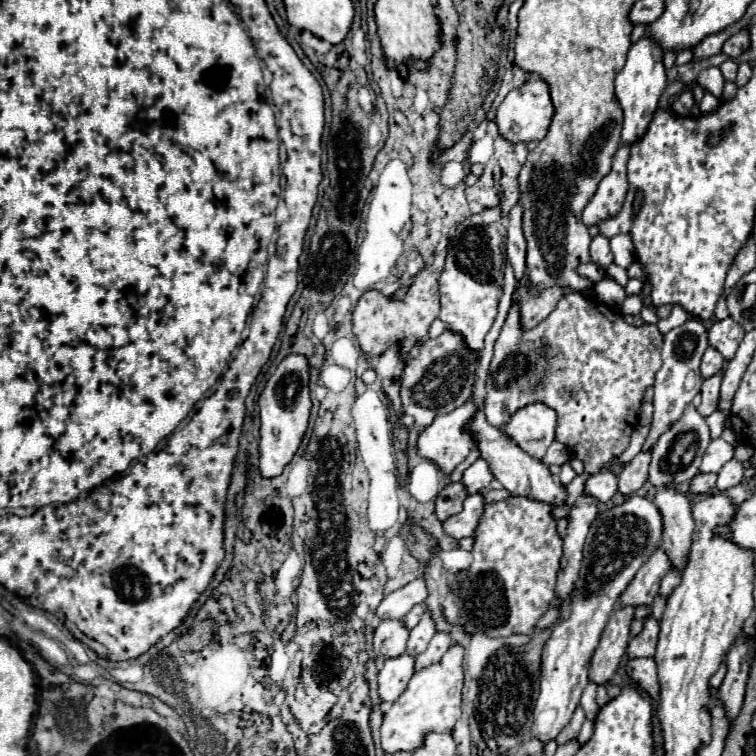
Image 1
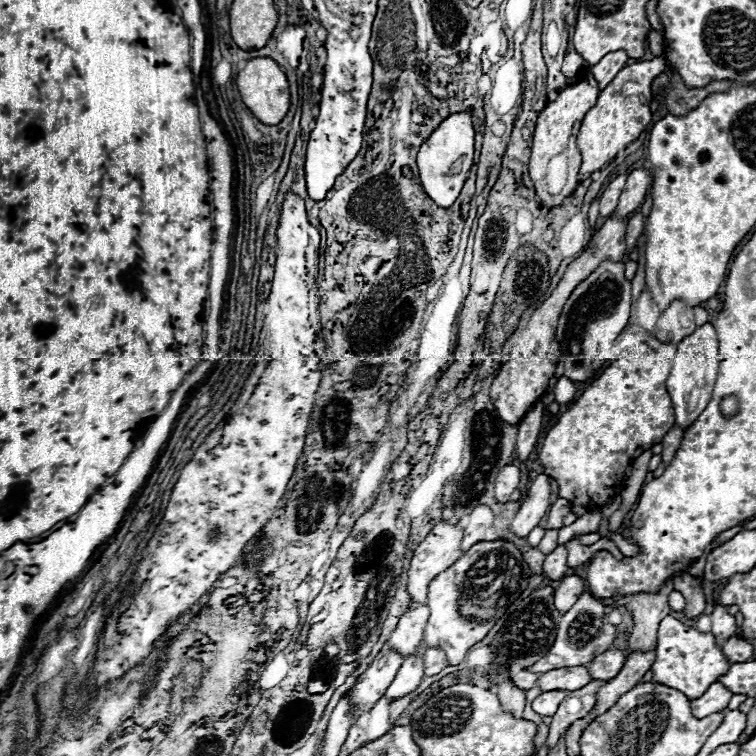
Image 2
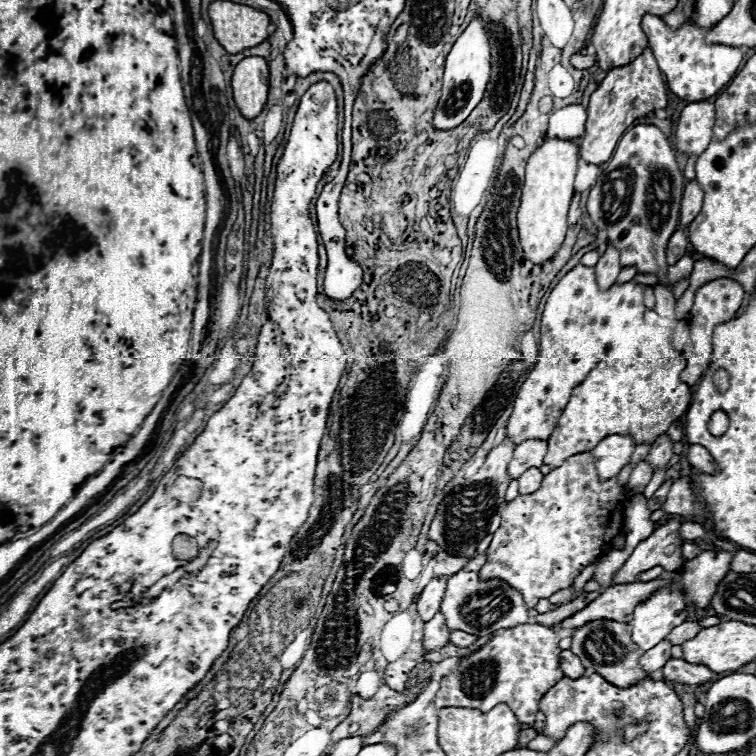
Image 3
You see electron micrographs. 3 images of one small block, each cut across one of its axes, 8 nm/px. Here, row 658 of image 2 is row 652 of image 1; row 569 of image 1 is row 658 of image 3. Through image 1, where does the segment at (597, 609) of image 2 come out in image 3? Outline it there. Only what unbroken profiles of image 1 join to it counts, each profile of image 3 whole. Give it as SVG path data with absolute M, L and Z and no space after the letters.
M594 620L572 632L570 650L576 656L580 656L588 672L598 672L602 678L606 678L614 686L634 686L636 682L648 678L648 672L640 670L640 654L644 654L644 650L640 650L640 646L632 642L630 632L632 628L626 622Z

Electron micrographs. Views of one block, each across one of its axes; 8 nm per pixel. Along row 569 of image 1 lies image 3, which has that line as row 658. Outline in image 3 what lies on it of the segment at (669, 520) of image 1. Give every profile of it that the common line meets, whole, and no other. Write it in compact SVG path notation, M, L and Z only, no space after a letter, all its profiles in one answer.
M670 658L664 668L664 682L678 682L678 684L694 684L700 686L712 678L716 678L716 674L712 670L708 670L702 664L690 664L684 658Z

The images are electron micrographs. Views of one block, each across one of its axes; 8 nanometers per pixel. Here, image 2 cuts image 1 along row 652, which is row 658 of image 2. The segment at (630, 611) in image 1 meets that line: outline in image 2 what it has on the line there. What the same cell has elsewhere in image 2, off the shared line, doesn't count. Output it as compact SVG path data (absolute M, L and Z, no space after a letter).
M606 650L604 654L598 654L592 662L586 664L590 676L602 682L612 680L622 666L624 666L624 654L620 650Z

